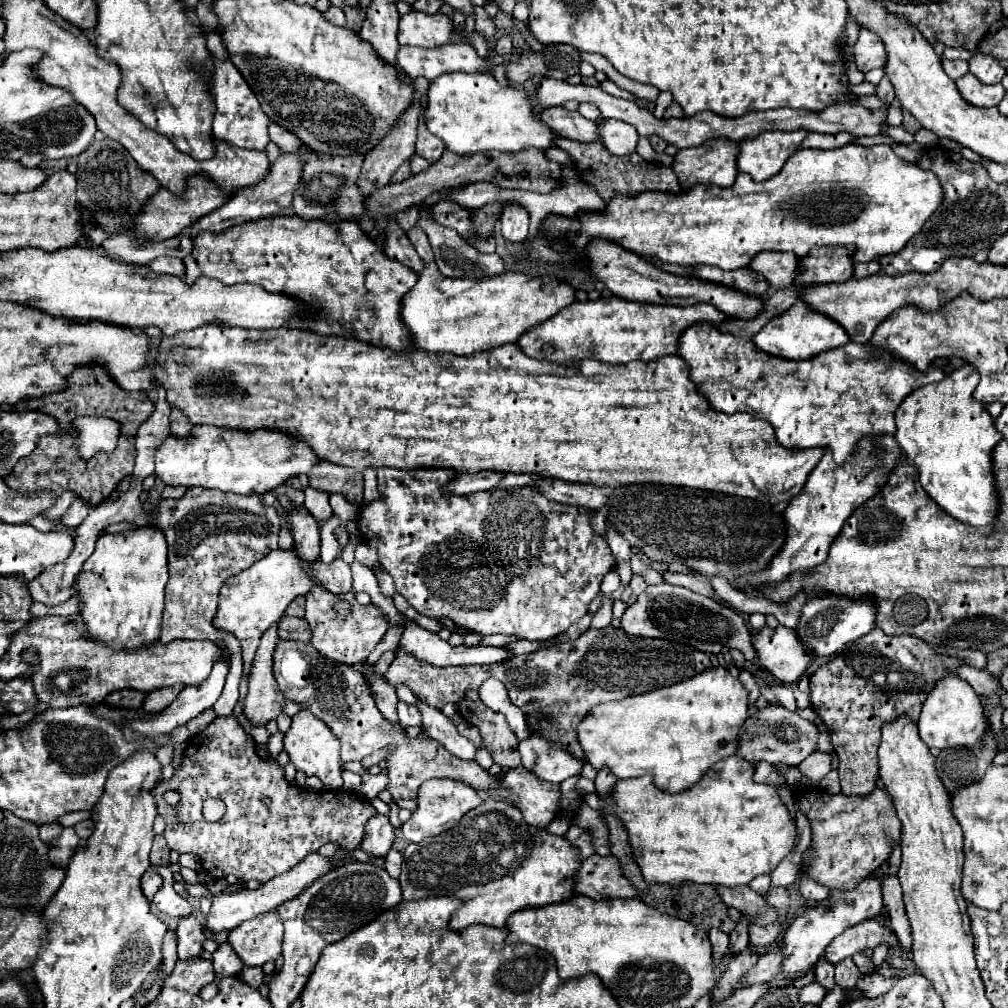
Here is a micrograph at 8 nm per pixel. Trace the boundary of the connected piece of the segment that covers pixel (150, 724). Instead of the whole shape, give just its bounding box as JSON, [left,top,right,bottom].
[129,660,229,738]

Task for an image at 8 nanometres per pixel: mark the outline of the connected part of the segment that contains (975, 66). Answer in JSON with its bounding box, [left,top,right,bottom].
[969,56,1005,84]

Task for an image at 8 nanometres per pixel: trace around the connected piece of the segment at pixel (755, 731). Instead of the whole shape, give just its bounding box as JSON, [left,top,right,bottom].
[737,704,817,766]

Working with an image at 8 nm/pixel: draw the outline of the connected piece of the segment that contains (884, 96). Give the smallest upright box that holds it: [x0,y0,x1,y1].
[875,76,895,104]

